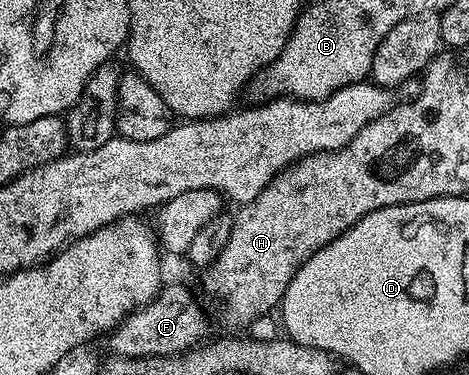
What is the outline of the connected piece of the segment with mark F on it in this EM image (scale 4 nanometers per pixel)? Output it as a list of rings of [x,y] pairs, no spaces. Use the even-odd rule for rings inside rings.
[[[162,285],[161,290],[145,306],[109,331],[110,355],[118,358],[166,358],[168,354],[184,354],[202,341],[209,318],[197,298],[185,286]]]

